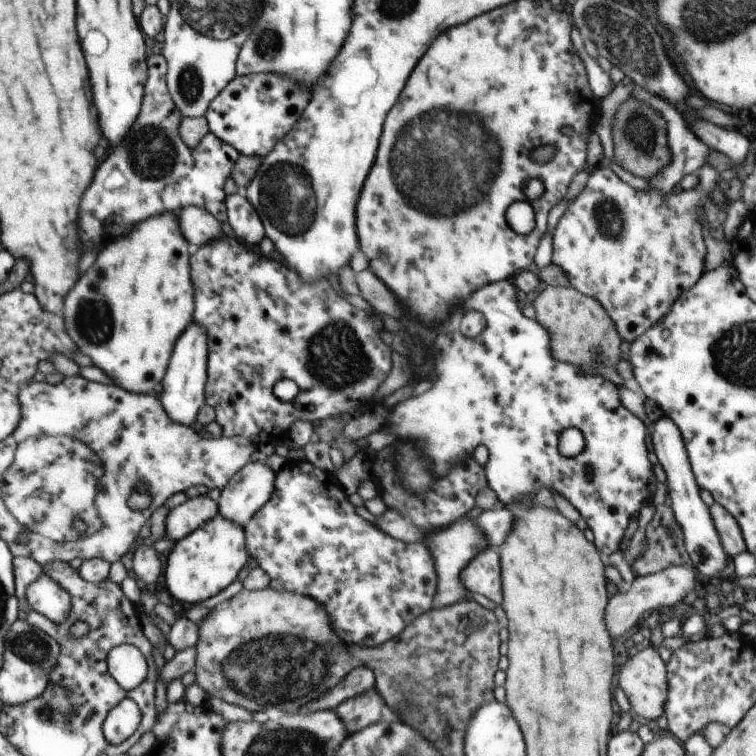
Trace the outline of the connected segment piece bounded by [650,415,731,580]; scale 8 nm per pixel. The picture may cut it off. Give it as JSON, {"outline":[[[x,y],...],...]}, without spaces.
{"outline":[[[662,416],[653,423],[650,429],[655,454],[661,467],[667,474],[668,501],[674,512],[676,522],[680,524],[684,534],[686,550],[690,555],[692,566],[703,579],[719,580],[730,569],[730,556],[723,549],[719,534],[714,526],[709,507],[700,497],[691,462],[685,447],[685,442],[678,425],[670,417]]]}

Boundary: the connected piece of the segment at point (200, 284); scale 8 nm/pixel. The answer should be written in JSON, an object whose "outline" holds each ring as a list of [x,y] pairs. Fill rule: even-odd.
{"outline":[[[225,236],[223,239],[212,241],[203,247],[193,247],[190,255],[190,266],[195,292],[193,320],[194,323],[207,330],[209,338],[205,404],[209,404],[214,408],[215,420],[221,426],[222,437],[242,435],[253,442],[253,439],[258,436],[261,443],[268,444],[270,442],[270,444],[276,445],[284,441],[285,437],[289,437],[292,424],[297,420],[305,420],[310,424],[314,424],[316,420],[330,420],[332,416],[352,416],[352,413],[360,408],[360,404],[364,404],[364,400],[372,400],[372,396],[376,396],[376,388],[380,388],[380,380],[384,380],[384,376],[388,376],[388,372],[390,372],[390,364],[392,364],[390,362],[390,348],[384,346],[384,342],[380,340],[380,336],[378,336],[372,320],[368,318],[368,314],[364,310],[354,308],[354,305],[350,304],[346,298],[340,296],[330,285],[327,278],[318,279],[313,283],[306,282],[297,275],[297,272],[292,267],[289,268],[265,256],[259,256],[234,236]],[[274,374],[280,374],[282,378],[290,378],[290,380],[298,384],[298,388],[300,388],[299,395],[294,400],[280,402],[274,396]]]}

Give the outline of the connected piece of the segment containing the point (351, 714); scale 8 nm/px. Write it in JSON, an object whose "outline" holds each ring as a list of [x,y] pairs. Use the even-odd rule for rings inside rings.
{"outline":[[[372,688],[358,697],[346,699],[344,704],[335,708],[334,711],[342,718],[348,734],[376,724],[382,718],[380,695],[374,690],[376,689]]]}

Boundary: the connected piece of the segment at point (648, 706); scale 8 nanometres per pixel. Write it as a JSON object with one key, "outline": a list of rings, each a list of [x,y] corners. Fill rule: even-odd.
{"outline":[[[644,645],[632,654],[626,654],[619,672],[619,687],[626,693],[631,704],[631,711],[654,723],[664,714],[667,696],[667,664],[662,660],[657,647]]]}

